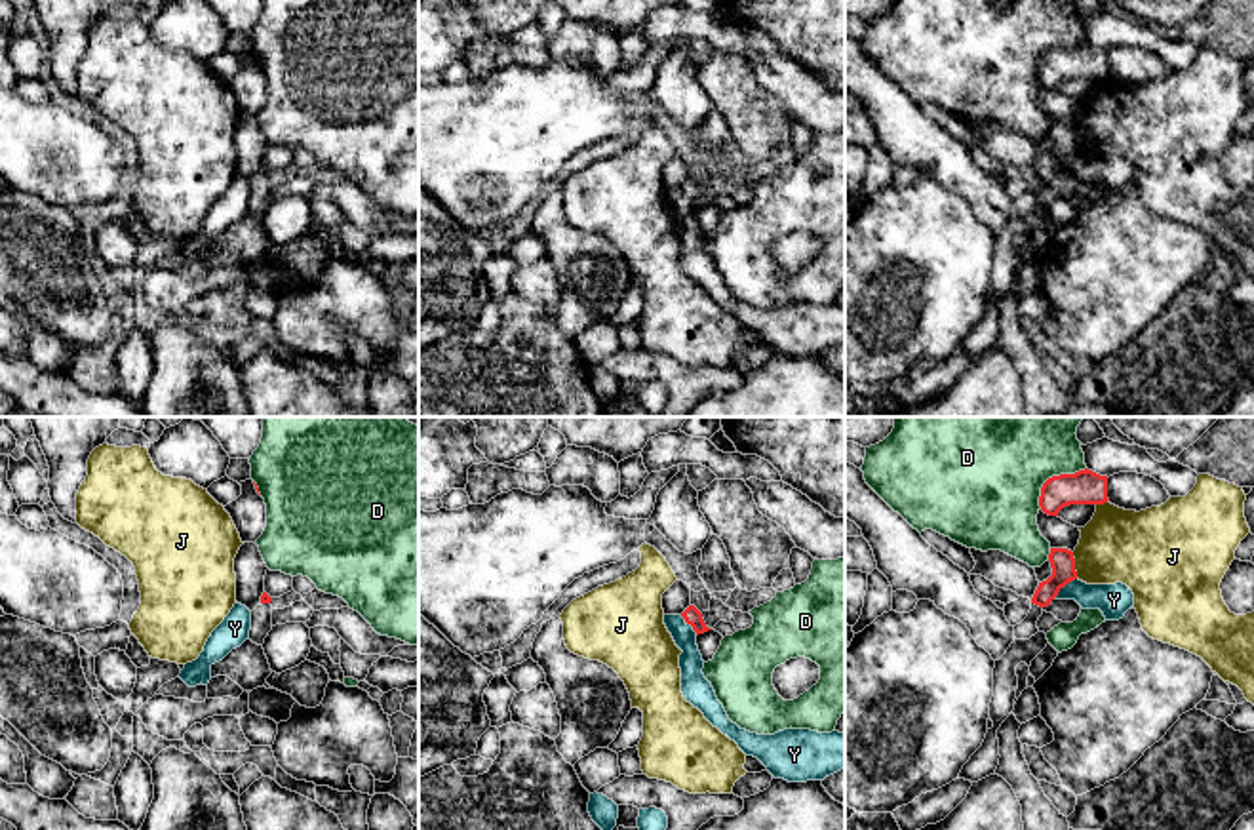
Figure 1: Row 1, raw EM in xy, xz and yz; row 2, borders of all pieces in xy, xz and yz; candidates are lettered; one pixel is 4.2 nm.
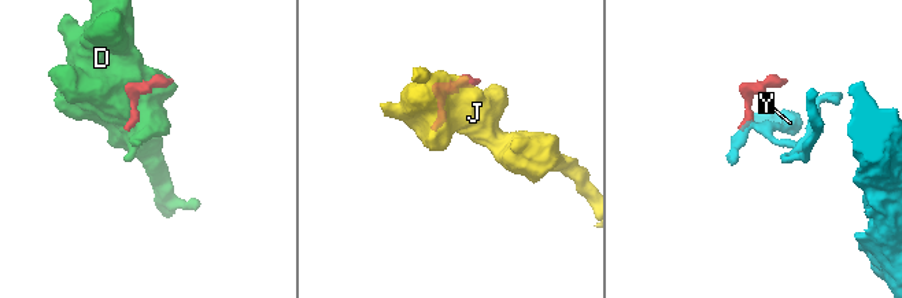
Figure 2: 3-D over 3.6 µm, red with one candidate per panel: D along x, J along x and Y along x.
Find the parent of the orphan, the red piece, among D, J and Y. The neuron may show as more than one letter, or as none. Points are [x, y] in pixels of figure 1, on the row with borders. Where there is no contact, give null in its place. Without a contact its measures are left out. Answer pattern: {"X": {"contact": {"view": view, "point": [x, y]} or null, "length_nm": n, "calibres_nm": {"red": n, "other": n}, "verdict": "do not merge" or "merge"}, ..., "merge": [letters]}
{"D": {"contact": {"view": "yz", "point": [1053, 476]}, "length_nm": 260, "calibres_nm": {"red": 140, "other": 500}, "verdict": "do not merge"}, "J": {"contact": {"view": "yz", "point": [1074, 566]}, "length_nm": 110, "calibres_nm": {"red": 110, "other": 320}, "verdict": "do not merge"}, "Y": {"contact": {"view": "yz", "point": [1064, 585]}, "length_nm": 130, "calibres_nm": {"red": 110, "other": 140}, "verdict": "do not merge"}, "merge": []}

